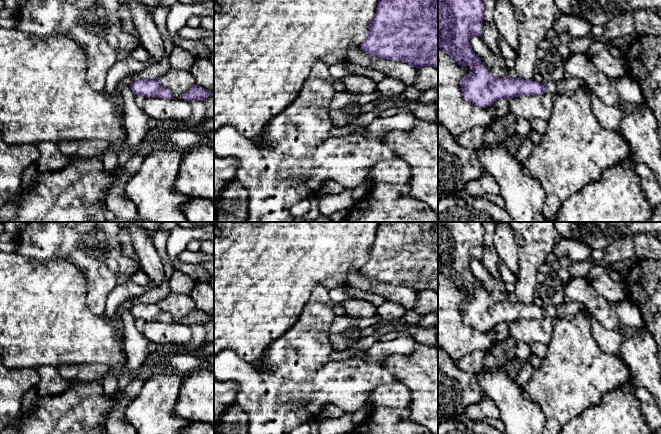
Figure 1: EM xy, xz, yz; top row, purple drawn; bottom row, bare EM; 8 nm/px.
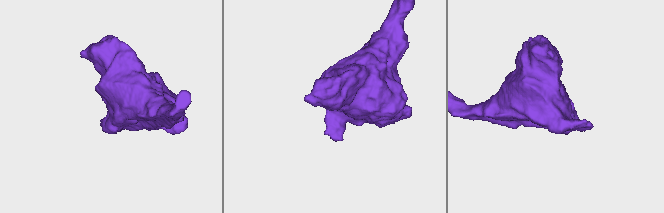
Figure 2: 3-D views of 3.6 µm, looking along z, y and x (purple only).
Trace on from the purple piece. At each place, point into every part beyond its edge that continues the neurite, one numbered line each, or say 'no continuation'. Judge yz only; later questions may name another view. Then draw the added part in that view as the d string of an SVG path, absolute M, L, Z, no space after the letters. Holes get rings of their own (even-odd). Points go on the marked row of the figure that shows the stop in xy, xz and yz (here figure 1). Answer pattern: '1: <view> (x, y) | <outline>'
1: yz (568, 87) | M570 77L567 80L550 80L545 82L548 86L548 92L554 95L572 96L576 90L580 87L586 86L586 84L578 79Z

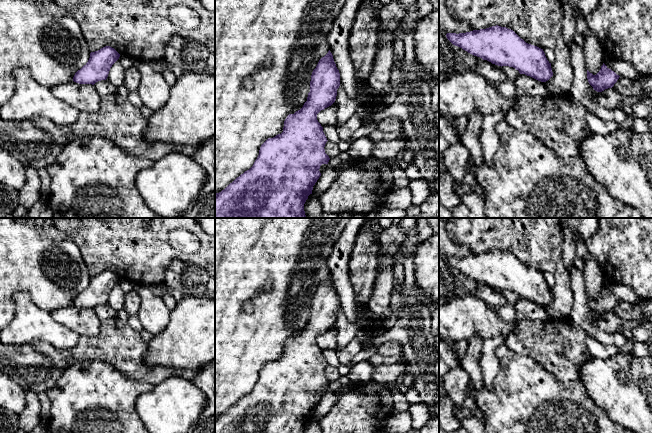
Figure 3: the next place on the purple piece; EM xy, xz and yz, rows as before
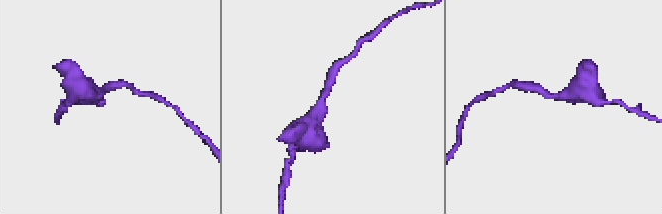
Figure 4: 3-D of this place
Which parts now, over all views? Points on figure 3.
no continuation

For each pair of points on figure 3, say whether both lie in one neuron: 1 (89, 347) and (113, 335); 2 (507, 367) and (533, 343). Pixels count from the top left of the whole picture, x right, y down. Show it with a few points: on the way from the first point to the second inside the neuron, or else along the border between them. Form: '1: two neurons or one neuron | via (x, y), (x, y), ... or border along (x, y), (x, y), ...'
1: one neuron | via (95, 347), (101, 347), (107, 341)
2: two neurons | border along (504, 342), (515, 352), (529, 356), (541, 365)

